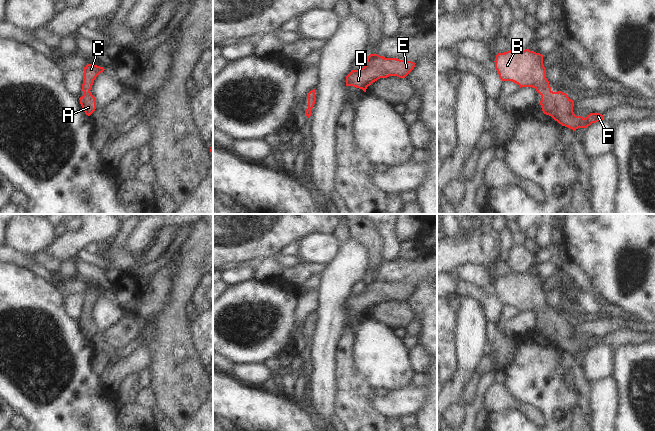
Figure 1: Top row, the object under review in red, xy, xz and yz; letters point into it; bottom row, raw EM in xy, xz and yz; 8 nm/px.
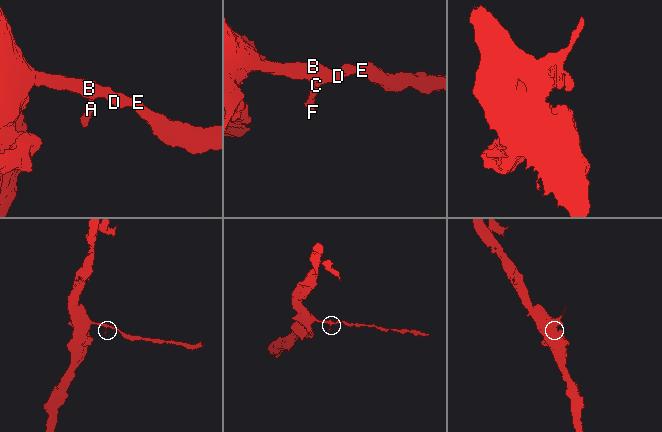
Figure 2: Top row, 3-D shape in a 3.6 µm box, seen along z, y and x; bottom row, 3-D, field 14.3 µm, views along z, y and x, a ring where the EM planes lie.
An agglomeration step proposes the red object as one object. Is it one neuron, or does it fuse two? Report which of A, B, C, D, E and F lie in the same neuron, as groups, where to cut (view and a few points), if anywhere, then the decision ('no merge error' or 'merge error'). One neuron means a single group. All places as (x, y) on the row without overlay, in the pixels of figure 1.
groups A B C D E F; cut none; no merge error

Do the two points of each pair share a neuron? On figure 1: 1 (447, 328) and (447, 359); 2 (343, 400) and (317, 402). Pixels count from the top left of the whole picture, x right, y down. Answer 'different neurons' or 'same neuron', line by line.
1: same neuron
2: different neurons

